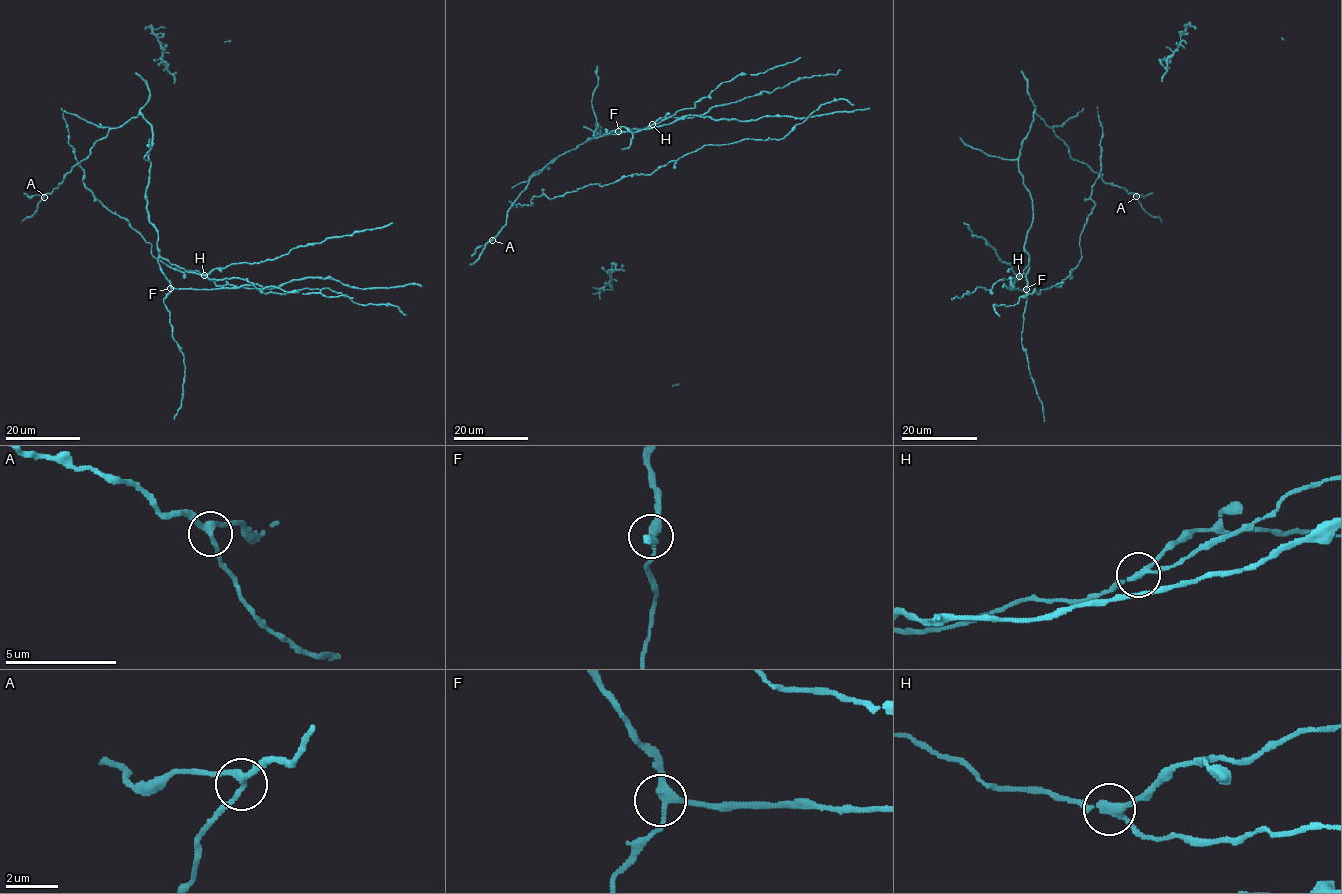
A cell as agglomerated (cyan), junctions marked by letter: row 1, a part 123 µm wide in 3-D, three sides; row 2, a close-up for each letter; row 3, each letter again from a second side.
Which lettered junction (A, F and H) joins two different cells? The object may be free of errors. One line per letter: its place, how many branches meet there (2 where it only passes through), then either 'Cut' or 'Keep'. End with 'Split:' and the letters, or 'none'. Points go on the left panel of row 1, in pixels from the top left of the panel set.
A: Place: (44, 197). Branches: 3. Keep
F: Place: (170, 288). Branches: 3. Keep
H: Place: (204, 275). Branches: 3. Keep
Split: none

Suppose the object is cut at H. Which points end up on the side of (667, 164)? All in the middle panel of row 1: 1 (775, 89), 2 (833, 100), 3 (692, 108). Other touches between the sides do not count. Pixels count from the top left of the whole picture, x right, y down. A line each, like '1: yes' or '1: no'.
1: no
2: yes
3: no

